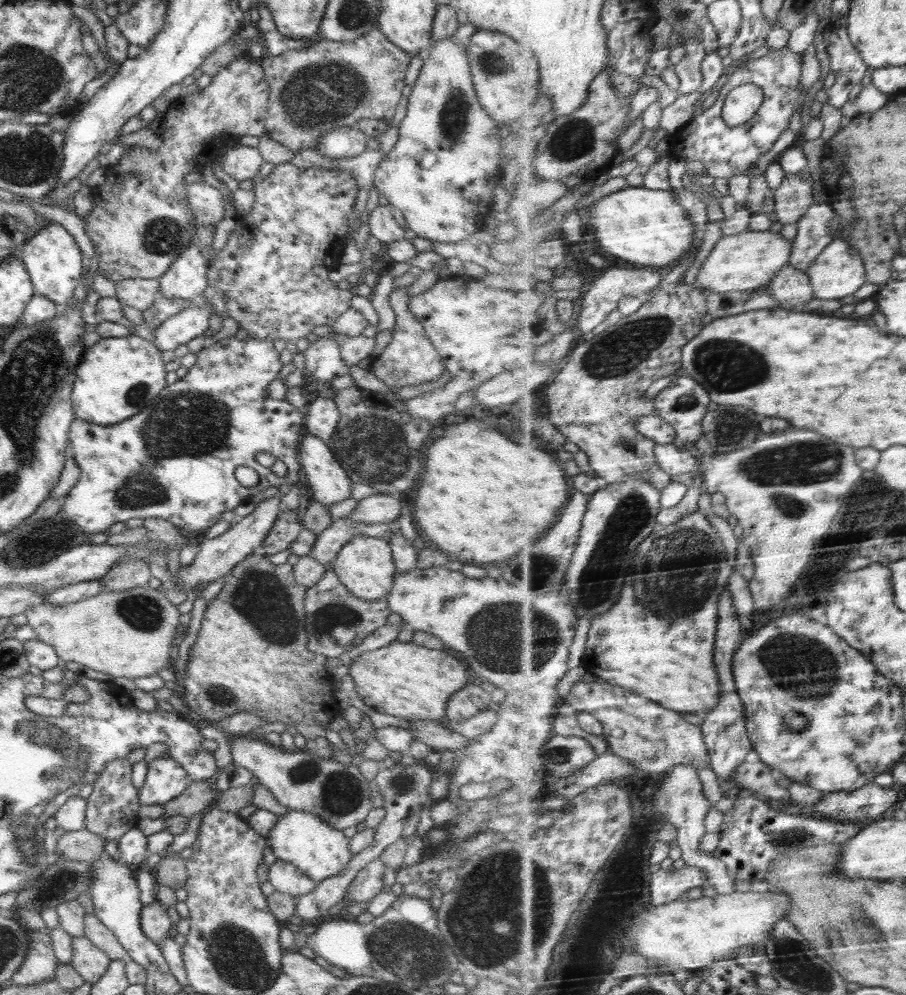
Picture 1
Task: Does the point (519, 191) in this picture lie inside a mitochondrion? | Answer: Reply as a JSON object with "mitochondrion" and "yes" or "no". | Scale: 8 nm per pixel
{"mitochondrion":"no"}

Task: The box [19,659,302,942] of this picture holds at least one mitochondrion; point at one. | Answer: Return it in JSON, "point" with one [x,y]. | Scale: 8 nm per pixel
{"point":[63,882]}

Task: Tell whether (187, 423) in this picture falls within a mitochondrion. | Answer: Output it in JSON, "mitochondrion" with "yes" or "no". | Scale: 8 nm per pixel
{"mitochondrion":"yes"}

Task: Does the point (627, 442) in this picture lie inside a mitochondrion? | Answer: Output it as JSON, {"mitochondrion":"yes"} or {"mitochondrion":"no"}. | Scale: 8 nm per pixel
{"mitochondrion":"yes"}

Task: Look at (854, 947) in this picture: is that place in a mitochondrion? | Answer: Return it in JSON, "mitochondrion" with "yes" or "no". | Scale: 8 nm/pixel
{"mitochondrion":"no"}

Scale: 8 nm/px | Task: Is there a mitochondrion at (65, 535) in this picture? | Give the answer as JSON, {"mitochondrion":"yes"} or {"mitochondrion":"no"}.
{"mitochondrion":"yes"}

